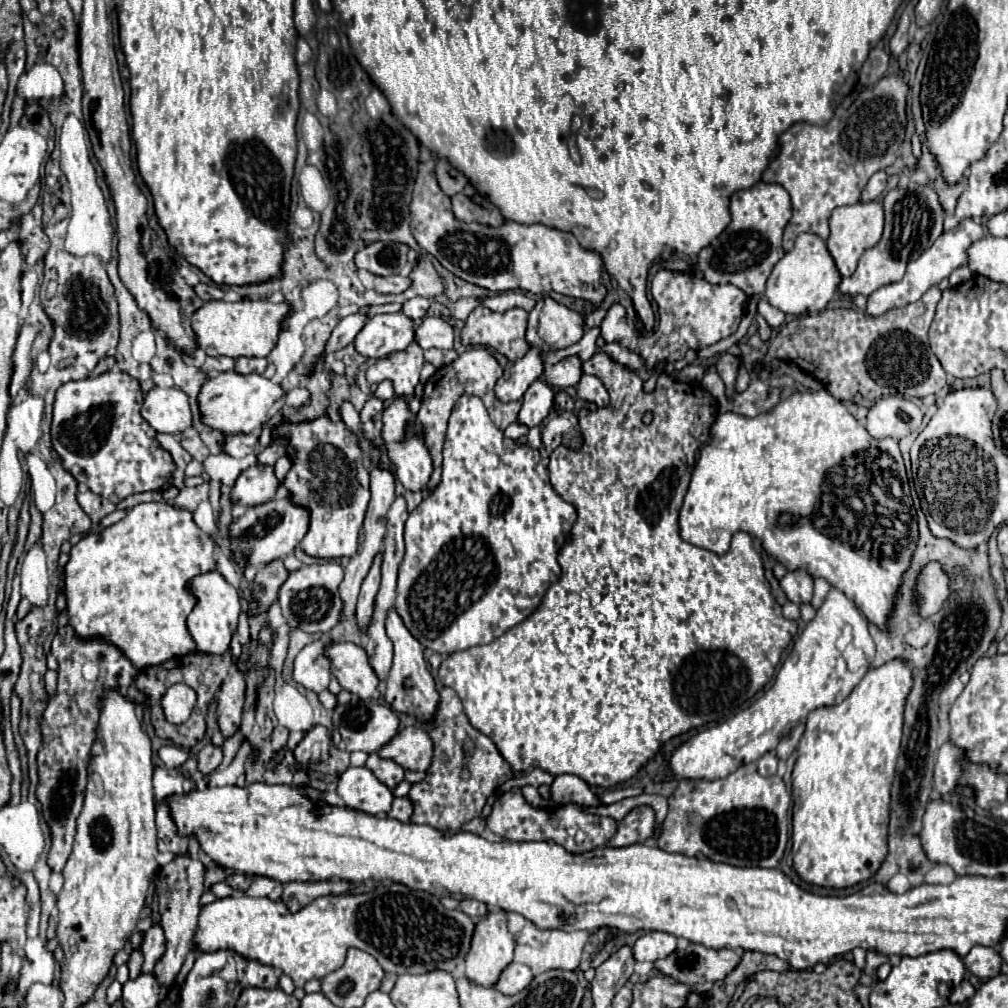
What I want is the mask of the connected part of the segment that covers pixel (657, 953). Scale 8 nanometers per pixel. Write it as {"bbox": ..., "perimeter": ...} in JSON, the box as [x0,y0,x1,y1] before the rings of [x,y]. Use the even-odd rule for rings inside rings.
{"bbox":[634,932,676,962],"perimeter":[[[646,932],[634,942],[634,958],[656,962],[676,950],[676,936],[666,932]]]}

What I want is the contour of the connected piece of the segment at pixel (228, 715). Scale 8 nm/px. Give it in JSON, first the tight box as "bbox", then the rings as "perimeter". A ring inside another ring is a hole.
{"bbox":[216,670,246,736],"perimeter":[[[236,670],[228,682],[220,686],[220,694],[216,698],[218,702],[218,724],[224,736],[232,736],[242,720],[244,710],[244,696],[246,696],[246,672]]]}

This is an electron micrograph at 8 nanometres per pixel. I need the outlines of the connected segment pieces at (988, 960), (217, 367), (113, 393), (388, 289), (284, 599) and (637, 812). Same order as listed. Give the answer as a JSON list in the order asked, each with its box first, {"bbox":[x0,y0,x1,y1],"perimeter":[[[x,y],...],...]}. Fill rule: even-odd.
[{"bbox":[964,946,1002,978],"perimeter":[[[974,946],[966,956],[964,964],[970,970],[970,974],[978,978],[994,978],[1000,974],[1000,964],[1002,956],[996,948],[986,948],[986,946]]]},{"bbox":[200,356,234,372],"perimeter":[[[206,356],[206,362],[200,368],[202,372],[228,372],[234,370],[234,358],[226,356]]]},{"bbox":[50,370,176,504],"perimeter":[[[108,370],[94,378],[70,380],[56,390],[54,416],[50,426],[52,448],[58,452],[62,466],[78,480],[84,482],[94,494],[118,504],[130,494],[164,490],[172,482],[176,464],[168,450],[164,450],[154,436],[148,436],[150,424],[140,416],[140,406],[144,402],[144,392],[136,378],[126,372]]]},{"bbox":[374,276,410,294],"perimeter":[[[376,276],[374,278],[374,290],[378,294],[400,294],[402,290],[406,290],[410,286],[410,278],[402,278],[402,276]]]},{"bbox":[278,562,344,632],"perimeter":[[[336,562],[302,566],[290,572],[278,592],[278,604],[286,622],[292,628],[300,628],[304,632],[330,632],[342,616],[342,600],[338,598],[338,584],[342,582],[342,578],[344,570]]]},{"bbox":[610,806,654,846],"perimeter":[[[638,806],[630,810],[620,822],[618,832],[610,840],[610,846],[630,846],[636,842],[642,842],[646,838],[652,838],[654,834],[654,810],[650,806]]]}]

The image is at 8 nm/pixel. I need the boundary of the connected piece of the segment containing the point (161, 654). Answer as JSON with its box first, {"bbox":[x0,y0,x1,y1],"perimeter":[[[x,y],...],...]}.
{"bbox":[64,502,216,670],"perimeter":[[[150,502],[150,504],[138,504],[134,506],[132,510],[128,510],[128,514],[104,528],[100,534],[86,534],[82,536],[70,550],[70,560],[68,564],[64,566],[64,588],[66,588],[66,612],[68,612],[68,622],[70,626],[74,628],[74,634],[80,638],[80,640],[94,640],[94,638],[102,638],[106,642],[110,642],[112,646],[116,646],[118,650],[122,650],[122,654],[134,664],[134,668],[142,670],[146,666],[158,666],[170,658],[176,658],[176,656],[182,656],[182,654],[190,654],[196,650],[196,644],[186,628],[186,618],[188,614],[192,612],[192,606],[196,604],[196,598],[188,592],[186,584],[190,578],[198,576],[198,574],[204,574],[204,572],[210,572],[210,570],[216,570],[216,560],[212,556],[214,552],[214,544],[210,540],[210,534],[202,532],[194,522],[192,522],[192,514],[188,510],[180,510],[180,508],[174,508],[166,502]]]}

